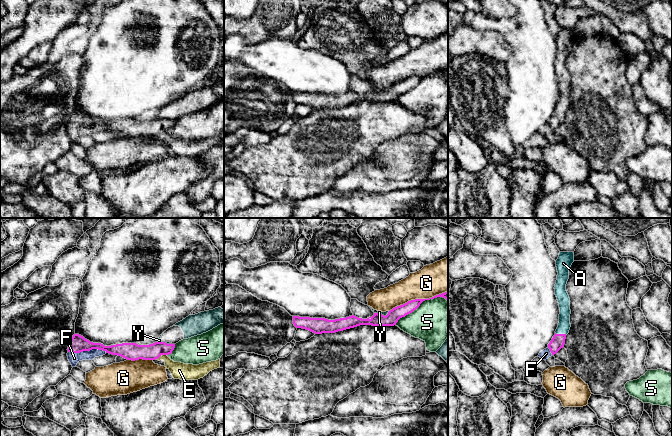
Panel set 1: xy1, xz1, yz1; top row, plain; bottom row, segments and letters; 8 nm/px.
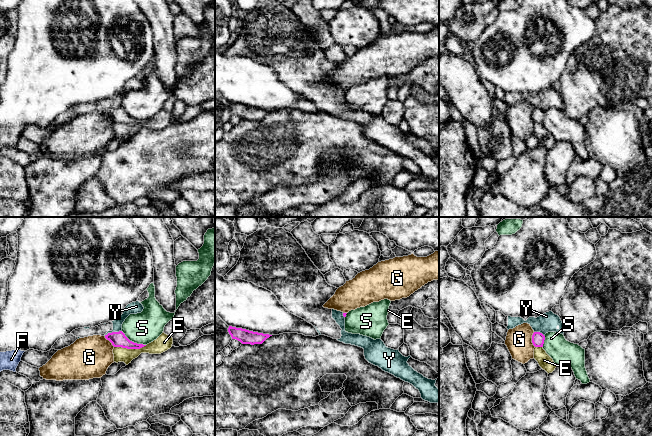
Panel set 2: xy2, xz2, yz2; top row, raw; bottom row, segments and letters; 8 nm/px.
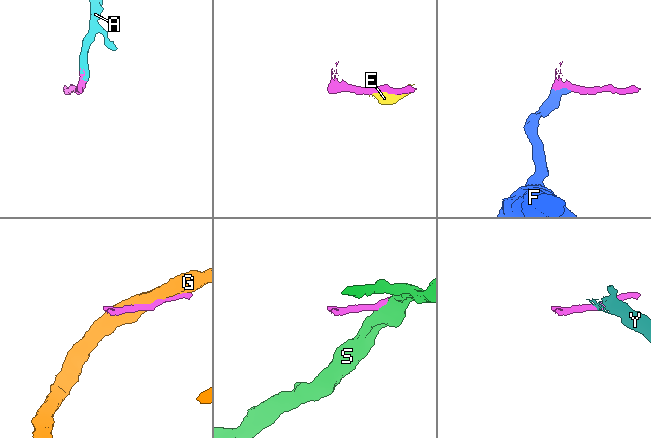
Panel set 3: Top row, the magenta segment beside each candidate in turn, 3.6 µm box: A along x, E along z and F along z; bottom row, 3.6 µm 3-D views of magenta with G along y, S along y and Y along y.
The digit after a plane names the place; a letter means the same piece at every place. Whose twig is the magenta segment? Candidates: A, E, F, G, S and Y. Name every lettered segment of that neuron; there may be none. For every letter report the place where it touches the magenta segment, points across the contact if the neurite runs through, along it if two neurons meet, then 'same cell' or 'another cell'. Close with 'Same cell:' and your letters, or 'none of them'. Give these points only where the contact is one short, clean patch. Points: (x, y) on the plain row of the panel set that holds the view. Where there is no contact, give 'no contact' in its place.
A: meets magenta in yz1 at (561, 110); runs through yz1 (558, 116), (561, 110), (564, 101); same cell
E: meets magenta in xy2 at (130, 124); another cell
F: meets magenta in xy1 at (87, 126); runs through xy1 (77, 120), (82, 125), (87, 126), (81, 127), (74, 134); same cell
G: meets magenta in xz1 at (418, 75); another cell
S: meets magenta in xz1 at (420, 79); another cell
Y: meets magenta in xy2 at (112, 108); border along xy2 (121, 106), (108, 108), (104, 111); another cell
Same cell: A, F

